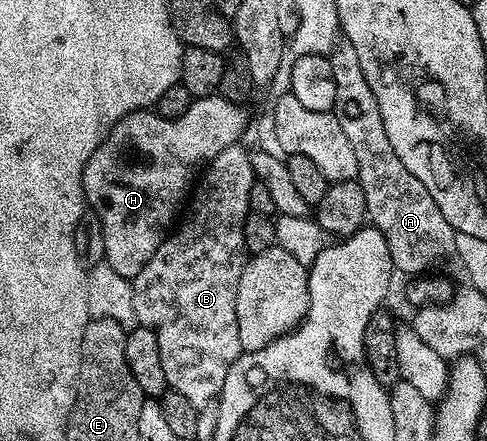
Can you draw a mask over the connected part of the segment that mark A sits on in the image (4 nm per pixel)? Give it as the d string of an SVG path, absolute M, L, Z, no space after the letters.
M347 41L338 42L331 55L333 72L335 73L335 105L333 116L343 125L343 133L347 133L347 141L351 141L351 149L355 149L357 162L357 182L363 189L363 197L367 197L367 217L383 233L384 240L391 252L394 268L401 274L422 275L434 270L445 259L454 256L456 245L456 231L449 221L435 205L435 197L427 193L427 185L415 177L399 161L391 141L387 141L387 129L383 129L383 117L379 113L379 101L375 101L375 93L371 93L371 85L367 85L367 76L363 74L363 65L359 65L359 53L355 53L355 45Z

